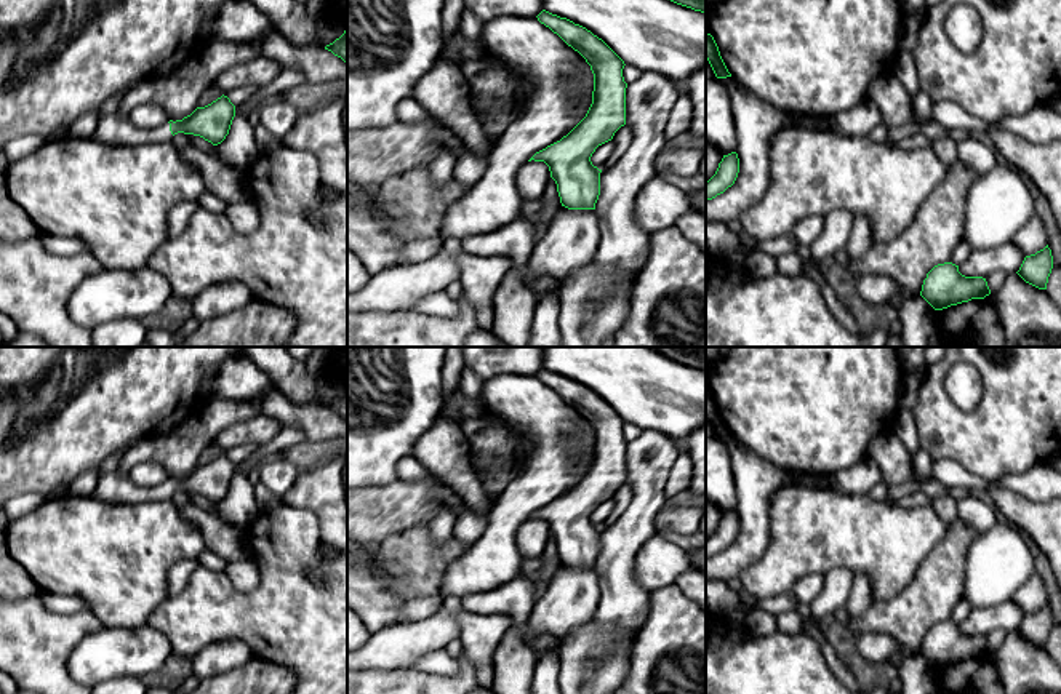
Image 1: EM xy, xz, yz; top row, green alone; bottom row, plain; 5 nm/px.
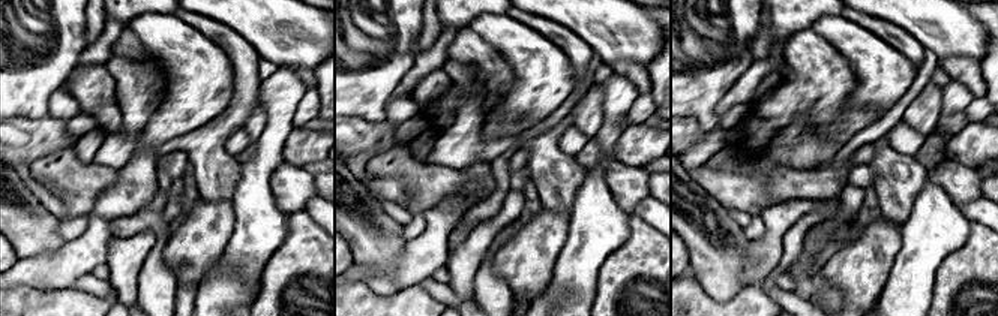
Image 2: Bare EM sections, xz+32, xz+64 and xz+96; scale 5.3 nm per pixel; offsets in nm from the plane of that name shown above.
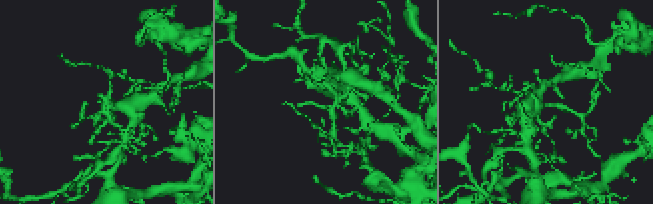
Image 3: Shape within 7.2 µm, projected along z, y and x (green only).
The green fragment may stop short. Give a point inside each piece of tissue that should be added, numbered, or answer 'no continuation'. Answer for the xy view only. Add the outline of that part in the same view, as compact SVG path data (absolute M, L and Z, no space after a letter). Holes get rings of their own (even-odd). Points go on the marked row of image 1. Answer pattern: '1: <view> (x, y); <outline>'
1: xy (112, 128); M115 110L112 114L101 114L93 138L110 146L141 146L147 142L166 142L173 134L170 131L170 123L146 131L134 126L128 117Z

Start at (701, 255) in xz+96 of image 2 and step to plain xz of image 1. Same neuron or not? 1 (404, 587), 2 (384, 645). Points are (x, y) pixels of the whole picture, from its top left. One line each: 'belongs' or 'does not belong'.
1: does not belong
2: does not belong

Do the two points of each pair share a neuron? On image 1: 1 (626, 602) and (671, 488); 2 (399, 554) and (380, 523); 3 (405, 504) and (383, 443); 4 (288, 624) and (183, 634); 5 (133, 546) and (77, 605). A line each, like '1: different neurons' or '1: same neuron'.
1: different neurons
2: different neurons
3: different neurons
4: same neuron
5: different neurons

